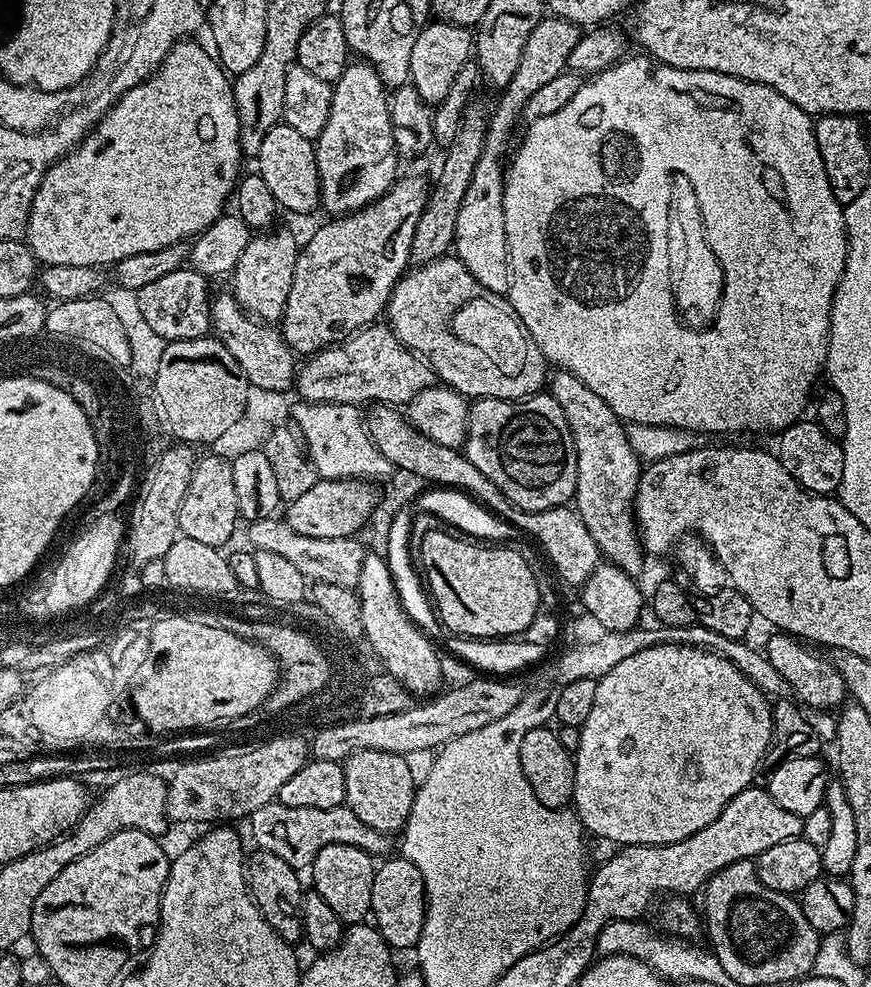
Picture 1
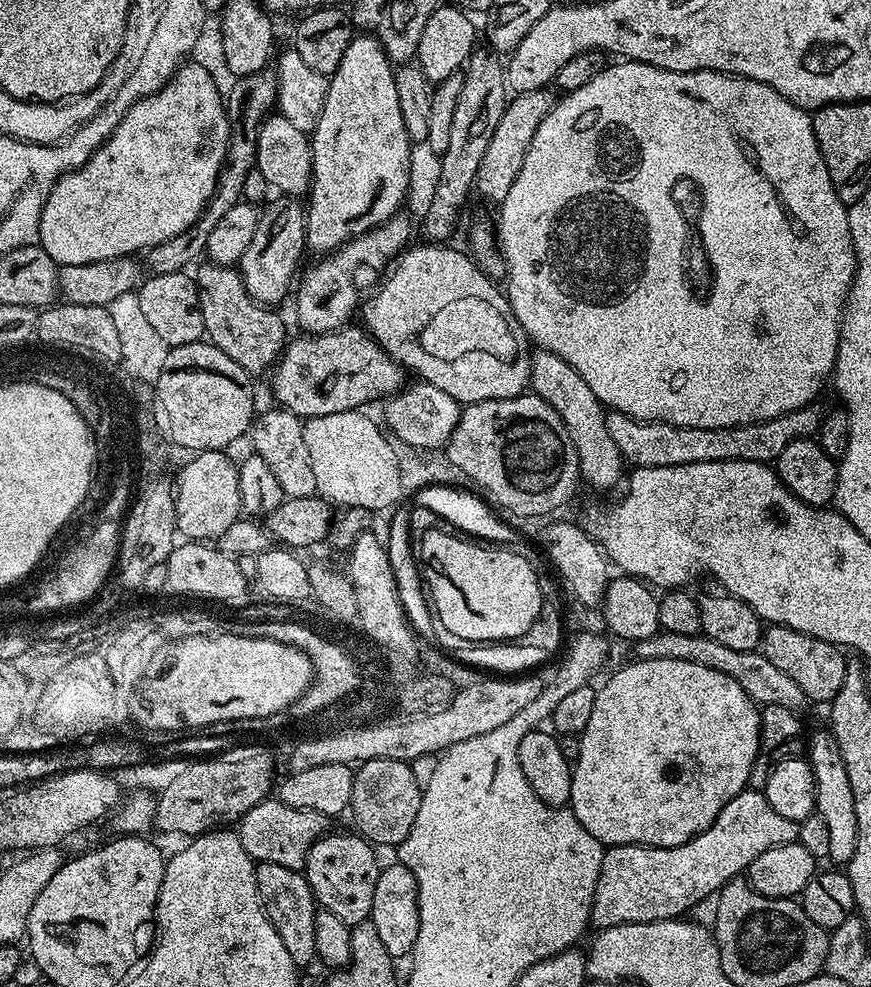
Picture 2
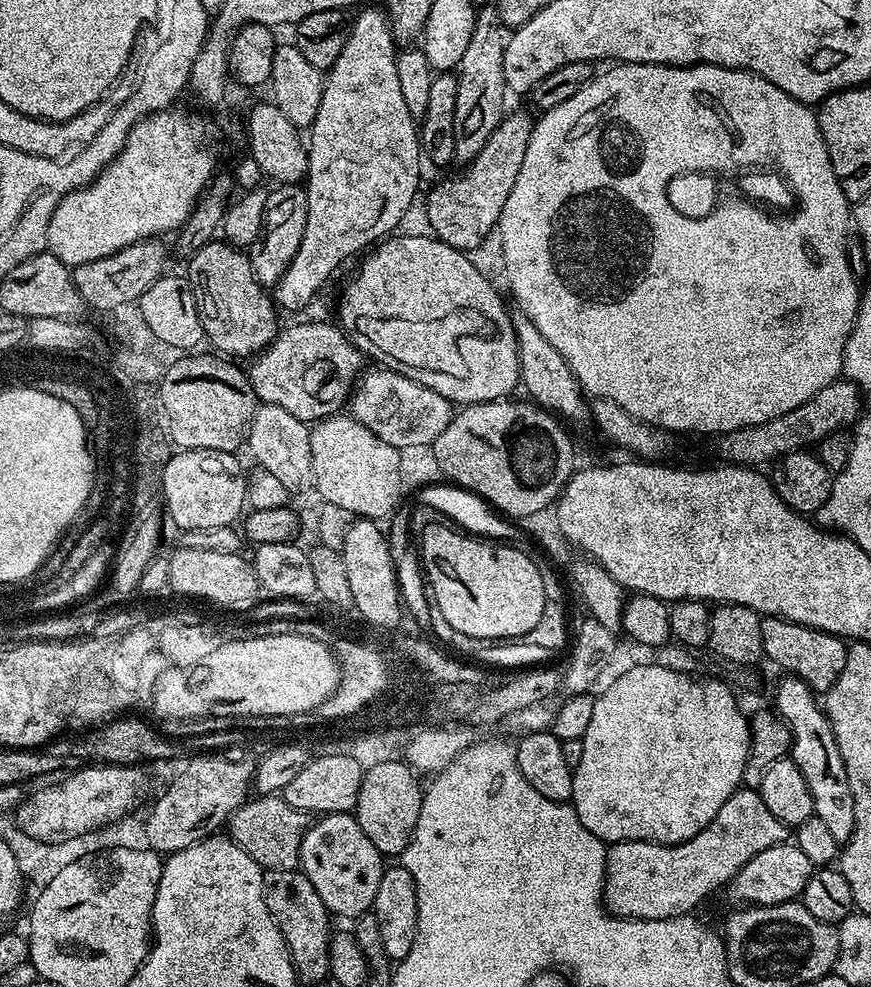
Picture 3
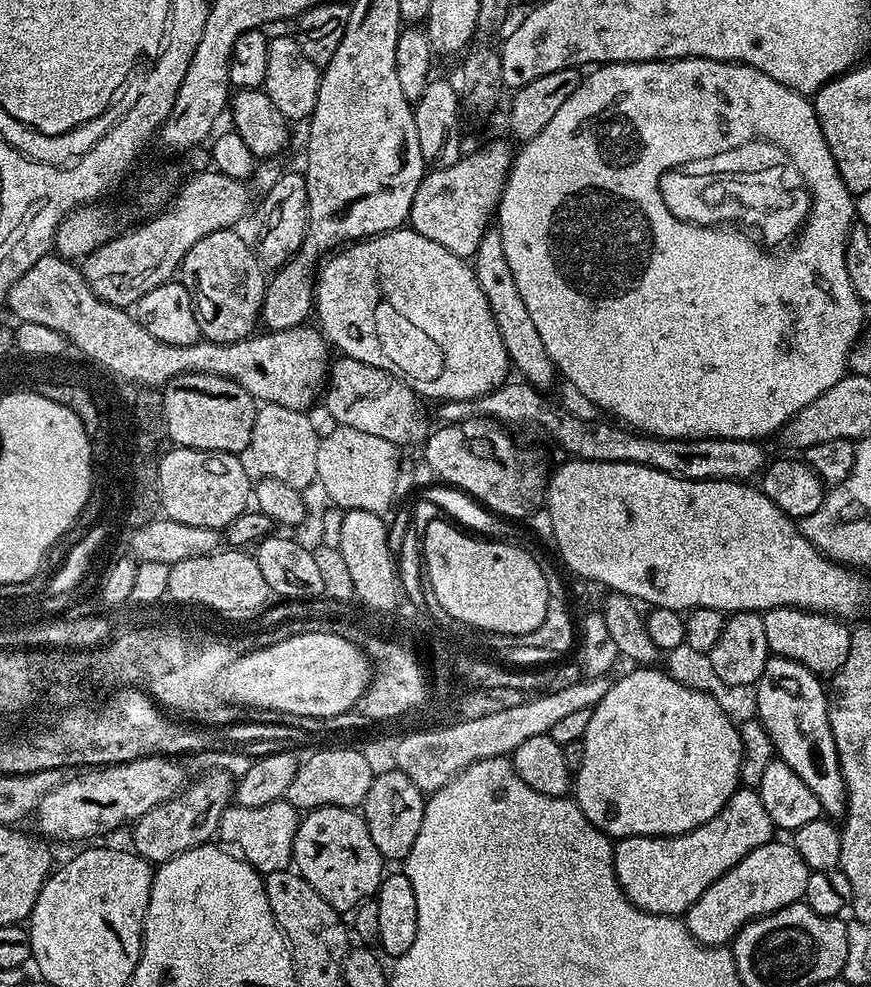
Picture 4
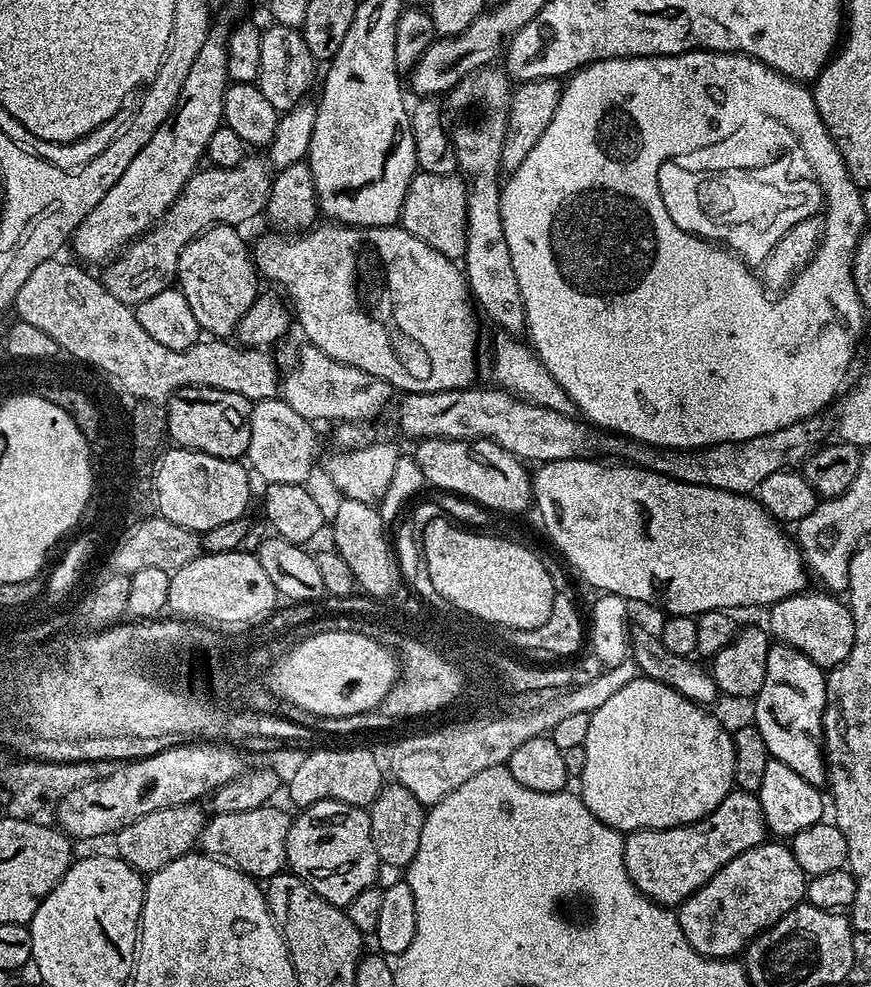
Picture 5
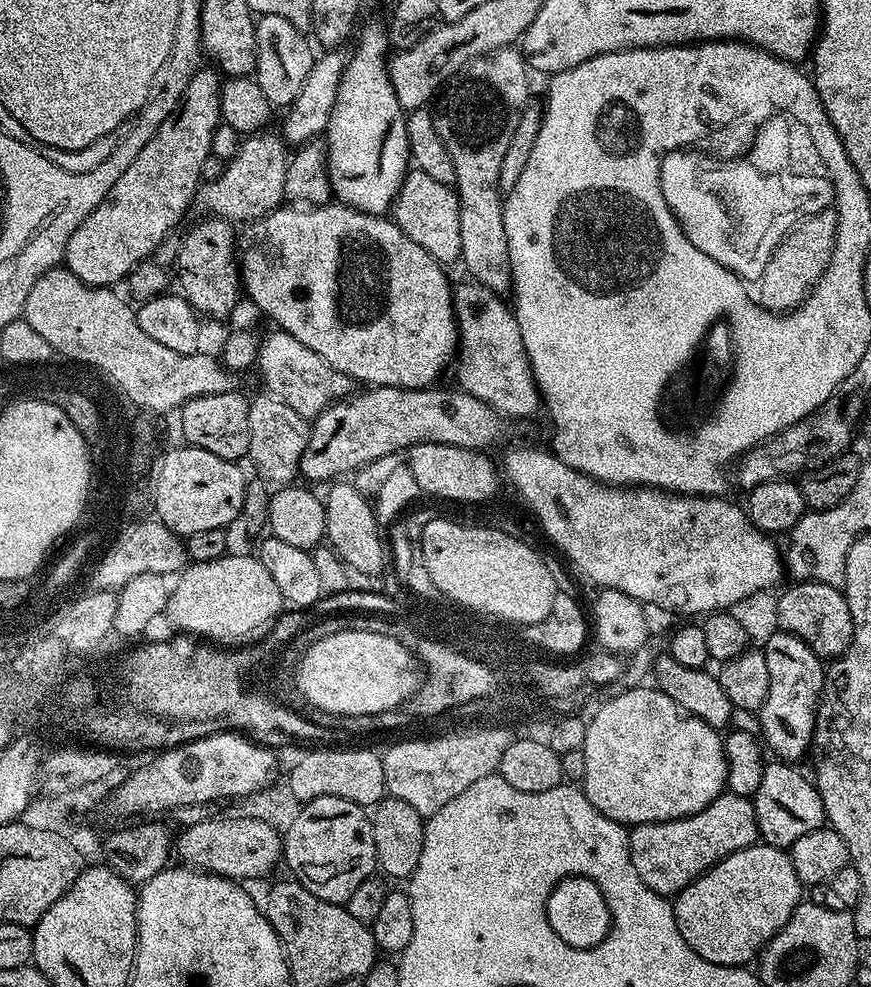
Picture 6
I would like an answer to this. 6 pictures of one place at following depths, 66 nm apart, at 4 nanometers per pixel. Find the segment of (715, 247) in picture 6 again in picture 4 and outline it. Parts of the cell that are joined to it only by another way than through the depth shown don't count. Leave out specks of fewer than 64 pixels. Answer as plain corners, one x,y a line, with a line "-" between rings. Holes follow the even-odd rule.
673,170
660,179
660,193
674,218
701,226
743,226
765,245
780,244
787,236
795,237
808,218
805,211
807,193
764,192
764,188
748,188
748,184
732,184
732,180
696,180
699,173
696,170
-
712,184
716,184
716,192
724,192
724,204
712,204
-
704,188
708,188
708,204
700,204
700,196
696,196
696,192
704,192

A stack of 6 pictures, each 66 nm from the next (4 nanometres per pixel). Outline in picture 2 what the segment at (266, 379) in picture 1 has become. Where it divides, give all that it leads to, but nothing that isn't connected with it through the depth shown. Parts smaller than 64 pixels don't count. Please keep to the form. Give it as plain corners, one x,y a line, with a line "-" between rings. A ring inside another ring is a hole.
204,262
195,269
194,279
200,290
202,322
210,343
218,346
222,354
230,354
249,376
259,378
264,371
267,373
286,347
283,322
276,316
244,316
244,312
261,311
262,306
248,293
235,267

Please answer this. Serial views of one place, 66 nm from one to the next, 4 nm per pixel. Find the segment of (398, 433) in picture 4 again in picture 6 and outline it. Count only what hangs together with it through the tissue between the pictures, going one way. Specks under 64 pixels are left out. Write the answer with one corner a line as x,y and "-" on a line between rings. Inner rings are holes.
272,330
265,340
263,337
259,341
255,367
260,368
260,376
268,387
265,389
286,402
290,410
298,410
298,414
305,418
315,418
336,401
345,399
354,388
352,377
334,370
334,366
314,354
314,350
302,346
302,342
298,342
298,338
294,338
289,332

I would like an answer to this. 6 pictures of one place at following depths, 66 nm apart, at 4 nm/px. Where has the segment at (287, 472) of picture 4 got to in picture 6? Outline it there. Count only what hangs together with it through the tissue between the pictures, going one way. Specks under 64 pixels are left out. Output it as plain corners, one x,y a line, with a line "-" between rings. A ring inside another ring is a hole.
263,394
248,405
250,414
250,446
248,456
259,475
269,485
288,486
297,479
302,462
302,454
308,441
309,421
298,410
290,410
286,402
271,394

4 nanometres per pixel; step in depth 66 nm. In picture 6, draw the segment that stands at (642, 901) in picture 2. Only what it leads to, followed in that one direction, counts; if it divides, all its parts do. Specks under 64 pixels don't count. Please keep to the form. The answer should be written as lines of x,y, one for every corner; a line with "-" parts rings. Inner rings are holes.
725,790
710,806
692,816
661,824
635,825
629,831
628,845
638,878
658,895
672,898
706,869
722,862
722,858
757,843
759,835
755,803
749,797

